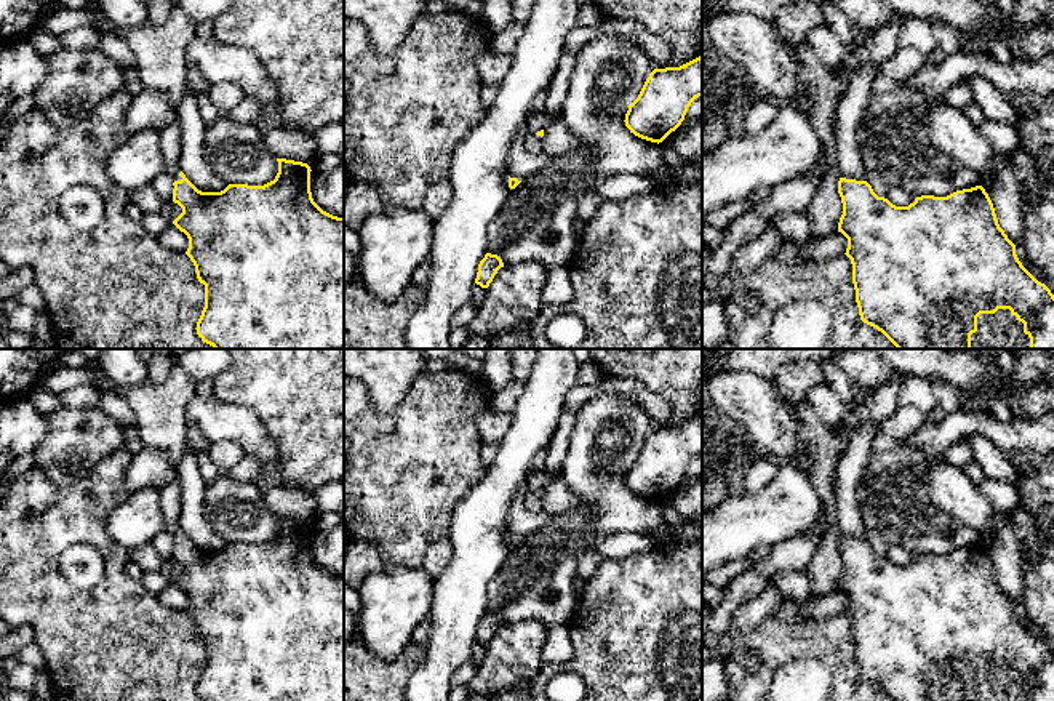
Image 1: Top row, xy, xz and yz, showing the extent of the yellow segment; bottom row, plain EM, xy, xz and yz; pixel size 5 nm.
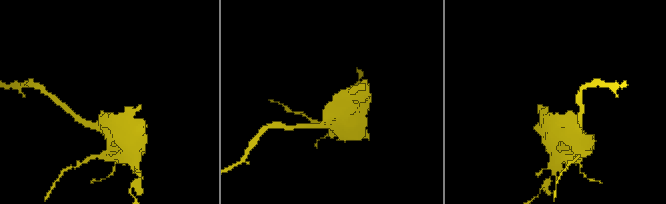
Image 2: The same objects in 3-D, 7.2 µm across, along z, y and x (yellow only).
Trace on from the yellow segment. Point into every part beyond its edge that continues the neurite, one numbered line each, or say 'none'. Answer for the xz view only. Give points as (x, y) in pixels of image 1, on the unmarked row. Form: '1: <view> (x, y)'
1: xz (533, 501)

